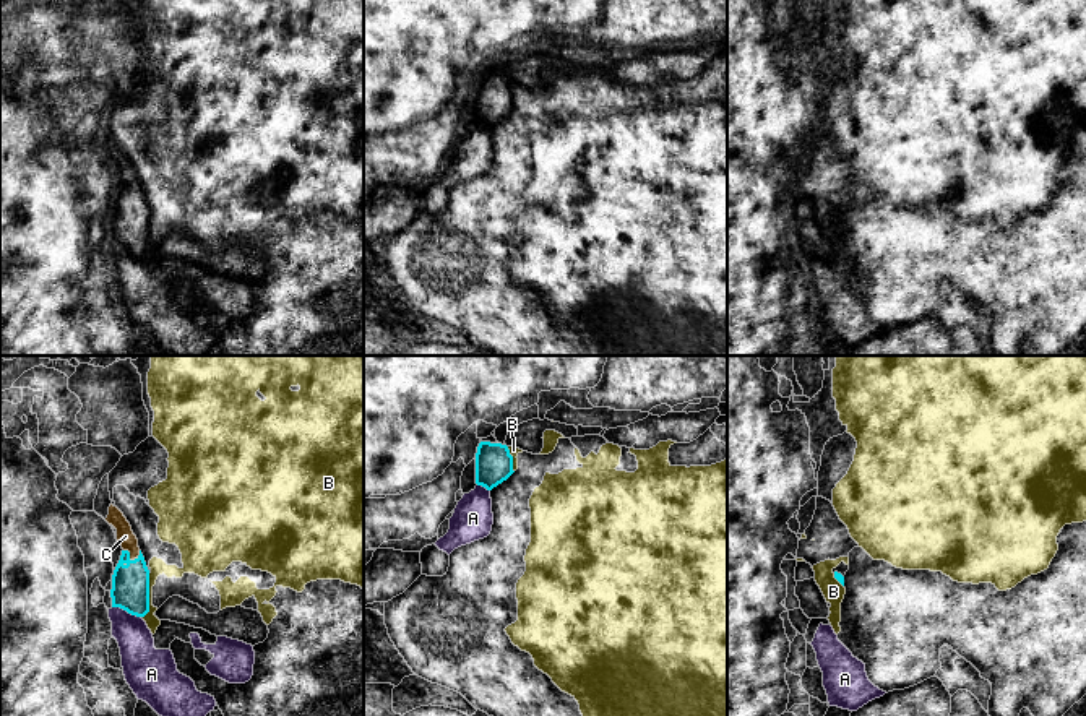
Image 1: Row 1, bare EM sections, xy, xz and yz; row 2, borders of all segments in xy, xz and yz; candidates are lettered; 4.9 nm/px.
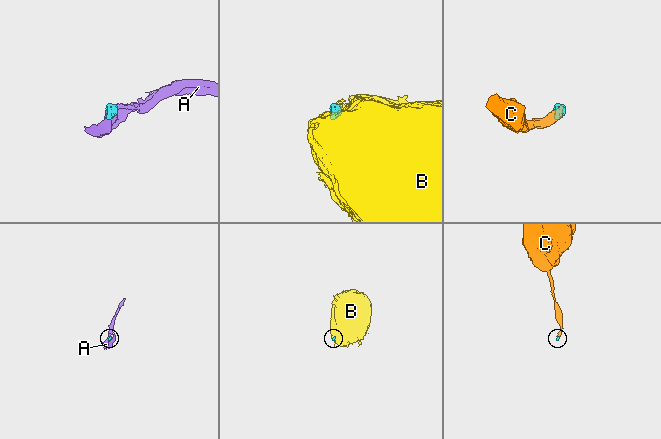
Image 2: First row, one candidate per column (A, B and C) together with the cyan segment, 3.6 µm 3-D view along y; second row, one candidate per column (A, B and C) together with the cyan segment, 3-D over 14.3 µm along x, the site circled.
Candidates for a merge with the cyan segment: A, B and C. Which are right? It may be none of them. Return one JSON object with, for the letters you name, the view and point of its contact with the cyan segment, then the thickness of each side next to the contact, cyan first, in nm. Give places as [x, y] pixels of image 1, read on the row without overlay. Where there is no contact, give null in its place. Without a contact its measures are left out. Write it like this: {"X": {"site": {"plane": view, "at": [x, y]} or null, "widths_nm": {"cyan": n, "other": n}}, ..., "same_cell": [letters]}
{"C": {"site": {"plane": "xy", "at": [129, 194]}, "widths_nm": {"cyan": 190, "other": 90}}, "same_cell": ["C"]}

